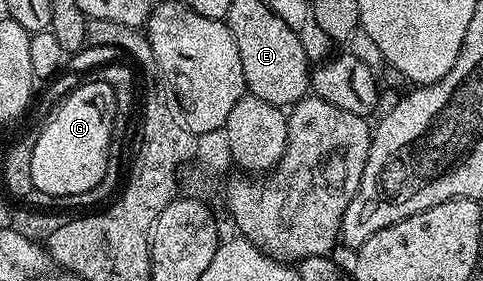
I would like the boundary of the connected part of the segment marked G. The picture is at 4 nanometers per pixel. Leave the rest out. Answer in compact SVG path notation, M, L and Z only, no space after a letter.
M84 80L64 96L31 145L34 192L62 199L97 187L106 173L115 113L115 93L109 83Z

